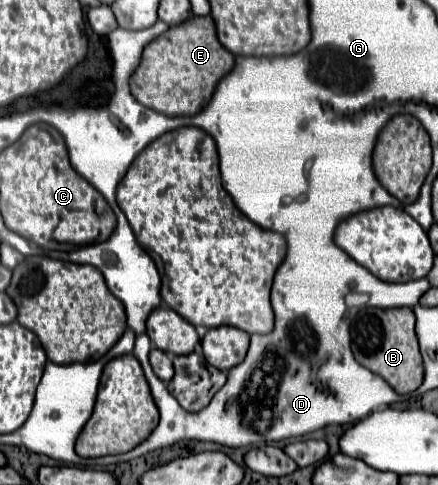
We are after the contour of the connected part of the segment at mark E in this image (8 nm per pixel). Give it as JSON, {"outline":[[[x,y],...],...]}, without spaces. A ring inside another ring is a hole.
{"outline":[[[189,17],[187,21],[169,27],[163,35],[145,45],[141,63],[129,79],[131,93],[145,107],[165,115],[195,115],[211,99],[219,79],[231,71],[235,55],[217,41],[213,19]]]}

